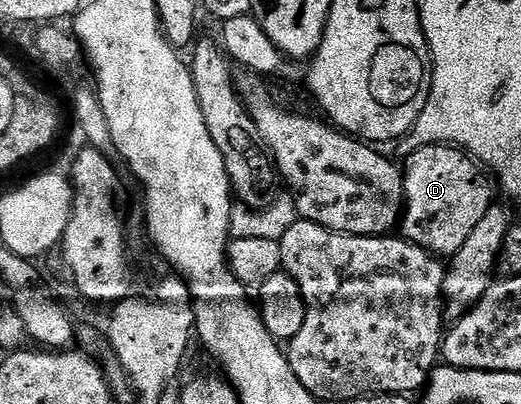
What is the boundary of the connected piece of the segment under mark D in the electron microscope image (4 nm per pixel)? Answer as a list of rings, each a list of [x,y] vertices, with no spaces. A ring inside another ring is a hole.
[[[420,145],[410,154],[413,155],[410,156],[409,163],[404,163],[403,166],[404,237],[430,254],[451,256],[463,248],[463,243],[467,236],[471,236],[475,224],[479,224],[487,210],[495,205],[494,179],[466,151],[455,146]]]

